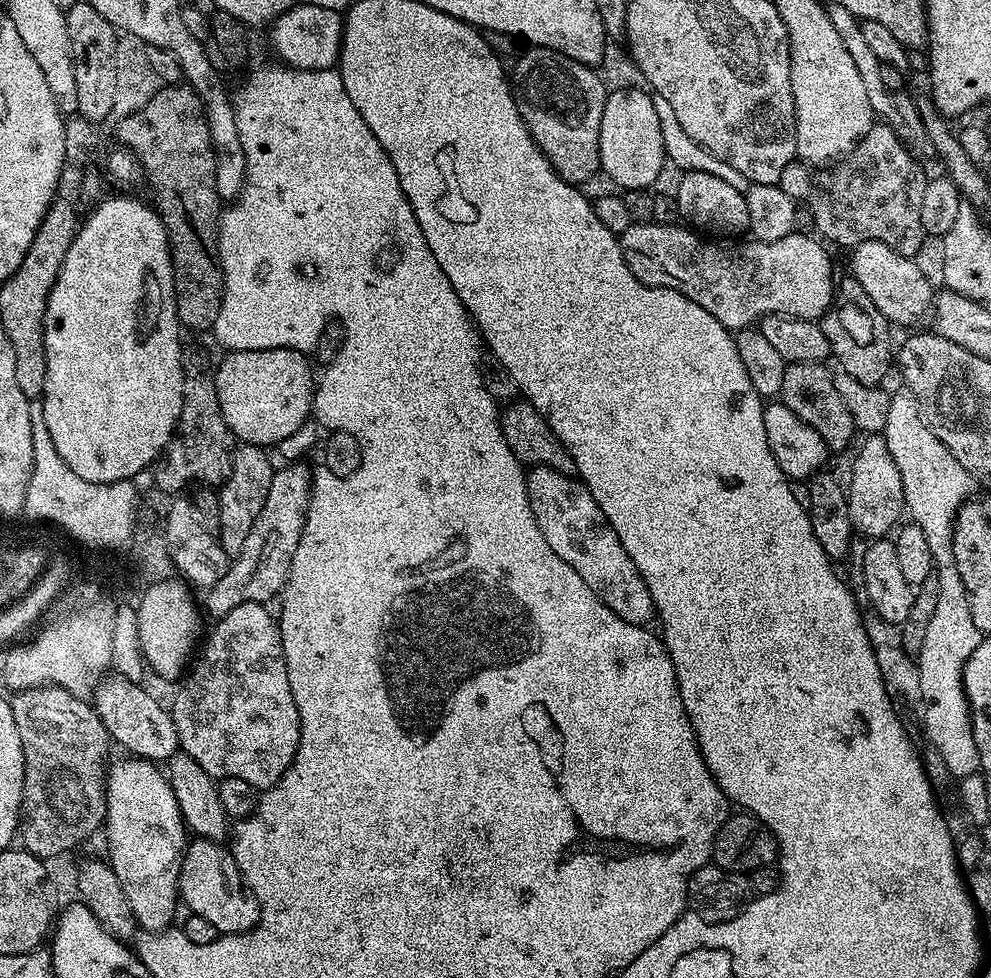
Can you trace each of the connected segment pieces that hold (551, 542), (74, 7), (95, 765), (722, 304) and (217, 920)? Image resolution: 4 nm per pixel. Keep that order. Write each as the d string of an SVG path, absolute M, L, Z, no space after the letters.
M533 467L527 477L530 510L534 510L534 518L550 550L569 564L578 578L582 578L582 582L586 582L586 586L590 586L590 590L594 590L594 594L611 612L618 614L618 618L631 624L651 625L654 609L650 590L646 590L638 566L630 562L630 554L626 554L622 542L618 542L618 534L614 534L606 514L602 514L588 487L575 475L553 468Z
M73 2L65 11L64 17L72 51L76 112L85 120L99 122L113 115L114 90L117 89L115 44L118 30L87 2Z
M25 688L24 691L15 693L11 701L14 726L18 726L18 738L22 738L24 751L24 789L18 836L21 841L24 839L23 851L48 862L51 861L51 856L60 856L63 852L78 847L87 836L101 831L106 812L104 781L110 737L106 726L102 726L95 707L88 700L79 700L65 688Z
M632 223L618 236L624 262L644 284L651 284L654 288L678 290L678 294L686 294L690 302L698 302L702 310L714 314L714 318L718 318L718 322L722 322L724 328L729 330L750 328L762 316L793 316L796 320L819 321L832 305L838 284L835 279L832 281L832 260L828 257L827 250L823 248L825 245L819 239L816 241L808 236L793 234L764 244L720 243L715 239L705 238L691 227L680 227L679 223Z
M196 838L185 847L180 862L178 896L191 915L206 918L218 934L248 932L260 921L260 903L246 891L244 877L231 851L215 840Z

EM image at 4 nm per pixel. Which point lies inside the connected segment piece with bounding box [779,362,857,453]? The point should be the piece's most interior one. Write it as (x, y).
(808, 389)

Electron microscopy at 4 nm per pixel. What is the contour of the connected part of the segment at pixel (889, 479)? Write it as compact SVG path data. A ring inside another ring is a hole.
M868 434L861 440L864 441L852 460L852 477L846 480L850 518L853 529L859 535L861 532L867 538L884 538L901 523L900 512L902 516L905 511L902 474L898 466L894 466L894 458L890 458L883 435Z

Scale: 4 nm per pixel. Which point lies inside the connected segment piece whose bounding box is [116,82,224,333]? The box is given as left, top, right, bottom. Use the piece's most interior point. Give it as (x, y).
(170, 138)

